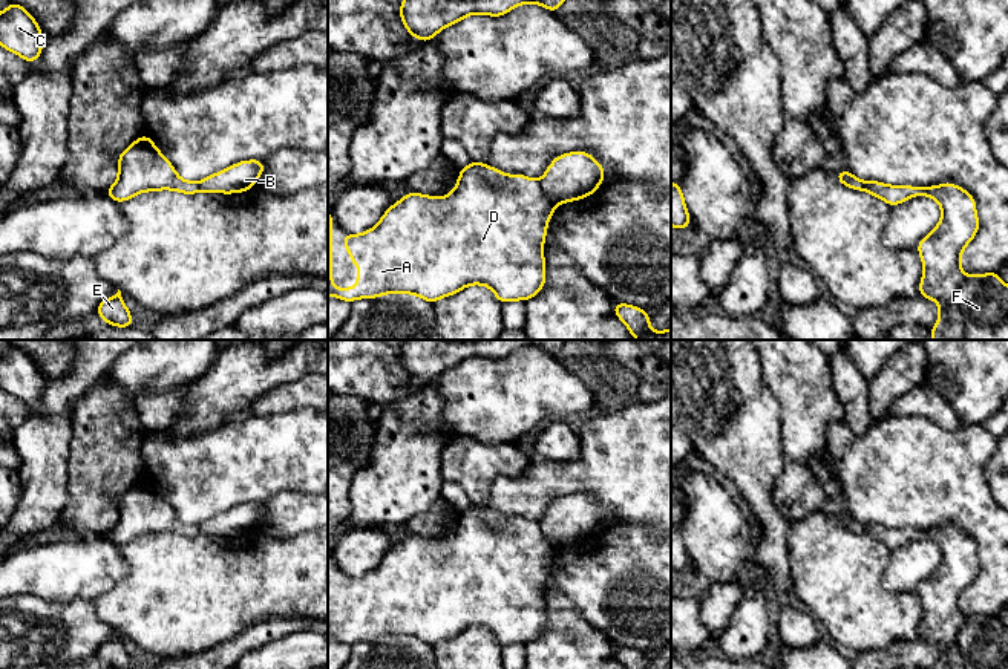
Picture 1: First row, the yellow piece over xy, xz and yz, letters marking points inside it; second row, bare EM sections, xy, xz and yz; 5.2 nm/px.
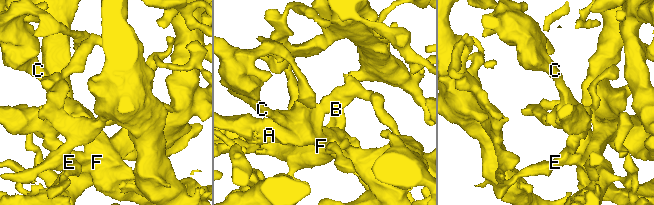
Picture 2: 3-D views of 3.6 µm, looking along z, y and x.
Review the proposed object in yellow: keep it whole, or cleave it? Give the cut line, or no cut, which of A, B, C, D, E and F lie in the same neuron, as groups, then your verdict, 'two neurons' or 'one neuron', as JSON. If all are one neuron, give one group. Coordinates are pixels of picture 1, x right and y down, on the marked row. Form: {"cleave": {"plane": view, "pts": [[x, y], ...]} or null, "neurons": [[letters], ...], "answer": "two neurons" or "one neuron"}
{"cleave": {"plane": "yz", "pts": [[967, 277], [958, 293], [964, 339]]}, "neurons": [["A", "C", "D"], ["B", "E", "F"]], "answer": "two neurons"}

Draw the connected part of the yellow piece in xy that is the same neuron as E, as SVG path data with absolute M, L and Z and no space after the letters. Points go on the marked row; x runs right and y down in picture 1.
M119 289L113 297L109 297L98 305L97 314L107 325L119 326L119 328L133 326L132 314L129 312L127 306L124 305Z

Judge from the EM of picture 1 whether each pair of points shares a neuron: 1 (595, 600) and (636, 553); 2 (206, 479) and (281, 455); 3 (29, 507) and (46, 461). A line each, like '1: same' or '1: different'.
1: same
2: same
3: same

